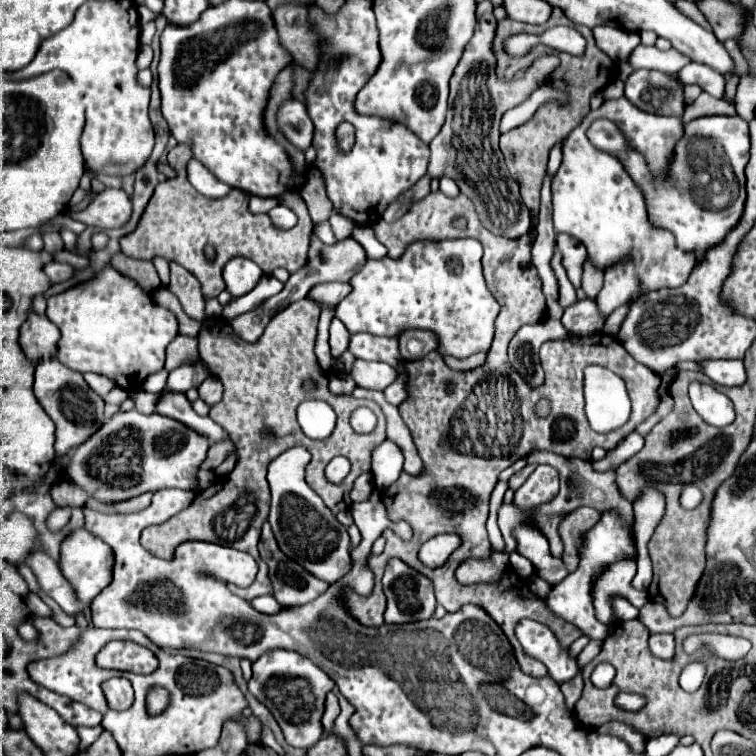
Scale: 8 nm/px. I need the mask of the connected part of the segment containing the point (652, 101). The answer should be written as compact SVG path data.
M636 70L628 78L626 96L636 108L650 114L682 118L686 108L682 80L678 78L678 74Z

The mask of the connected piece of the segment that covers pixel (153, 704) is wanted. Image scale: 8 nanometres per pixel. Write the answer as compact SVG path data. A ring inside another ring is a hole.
M154 686L150 688L148 696L146 696L146 712L152 716L152 714L162 714L166 708L170 706L170 694L166 688L160 688L160 686Z

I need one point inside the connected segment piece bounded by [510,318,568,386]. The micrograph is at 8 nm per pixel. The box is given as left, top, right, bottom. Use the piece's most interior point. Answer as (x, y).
(524, 347)

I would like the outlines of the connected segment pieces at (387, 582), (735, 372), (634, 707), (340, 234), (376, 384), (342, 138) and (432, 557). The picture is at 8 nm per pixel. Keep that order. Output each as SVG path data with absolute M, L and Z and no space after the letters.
M400 558L388 560L382 584L384 584L386 600L388 600L388 606L386 606L386 612L384 612L384 620L388 624L408 624L408 622L418 622L418 620L428 620L434 614L436 598L434 598L432 580L428 580L426 576L422 576L420 572L410 568Z
M704 360L699 362L705 375L722 386L740 386L746 382L742 360Z
M618 694L616 696L616 706L624 712L630 712L630 710L638 712L640 708L646 706L646 698L644 696L638 698L638 694Z
M332 214L330 224L332 224L332 230L334 230L336 238L348 238L354 230L354 222L350 218L342 216L342 214Z
M356 360L354 362L354 382L366 390L380 390L384 392L396 378L396 370L386 362L368 362Z
M340 124L336 130L338 144L344 152L348 152L354 146L354 126L352 124Z
M440 534L430 538L420 548L420 560L426 562L426 566L442 566L448 556L462 544L462 538L458 534Z

